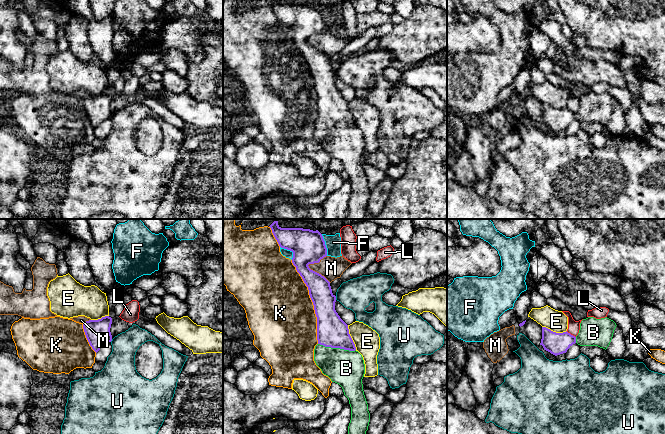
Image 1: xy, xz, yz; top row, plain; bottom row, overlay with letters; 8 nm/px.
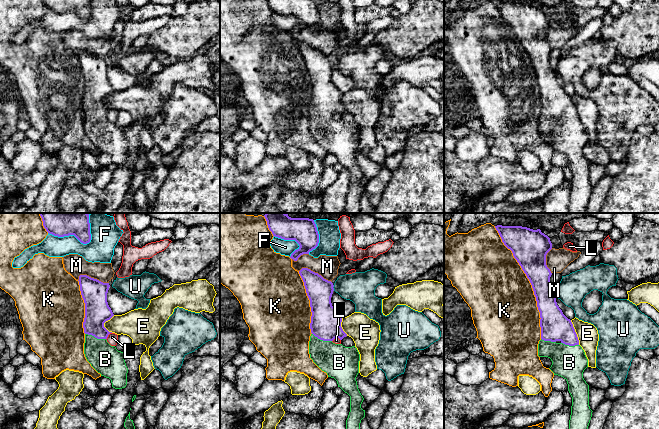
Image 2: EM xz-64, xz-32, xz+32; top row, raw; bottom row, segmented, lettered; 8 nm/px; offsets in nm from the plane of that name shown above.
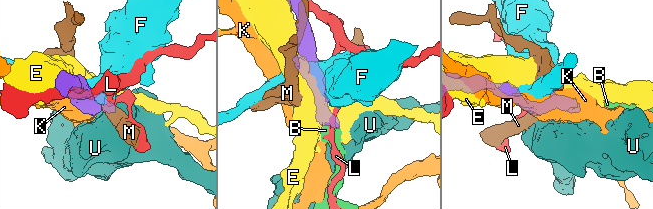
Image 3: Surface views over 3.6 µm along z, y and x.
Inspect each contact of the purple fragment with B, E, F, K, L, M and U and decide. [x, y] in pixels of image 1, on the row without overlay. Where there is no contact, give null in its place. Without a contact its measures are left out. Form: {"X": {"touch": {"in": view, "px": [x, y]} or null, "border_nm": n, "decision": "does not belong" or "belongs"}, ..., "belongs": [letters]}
{"B": {"touch": {"in": "xz", "px": [337, 123]}, "border_nm": 300, "decision": "belongs"}, "E": {"touch": {"in": "xz", "px": [350, 113]}, "border_nm": 220, "decision": "does not belong"}, "F": {"touch": {"in": "xz", "px": [325, 21]}, "border_nm": 180, "decision": "does not belong"}, "K": {"touch": {"in": "xz", "px": [312, 77]}, "border_nm": 700, "decision": "does not belong"}, "L": {"touch": {"in": "yz", "px": [570, 110]}, "border_nm": 90, "decision": "does not belong"}, "M": {"touch": {"in": "xz", "px": [318, 49]}, "border_nm": 240, "decision": "does not belong"}, "U": {"touch": {"in": "xz", "px": [335, 74]}, "border_nm": 30, "decision": "does not belong"}, "belongs": ["B"]}

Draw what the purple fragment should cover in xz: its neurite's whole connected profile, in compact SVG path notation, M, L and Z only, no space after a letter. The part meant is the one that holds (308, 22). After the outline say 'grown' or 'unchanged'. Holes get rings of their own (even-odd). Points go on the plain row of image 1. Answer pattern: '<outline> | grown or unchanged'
M269 2L281 24L293 28L292 39L308 63L317 93L317 116L314 137L322 149L339 160L351 183L346 219L364 219L370 198L362 155L365 140L349 110L348 101L335 86L336 72L330 58L311 46L309 40L319 39L327 32L322 10L303 4Z | grown

